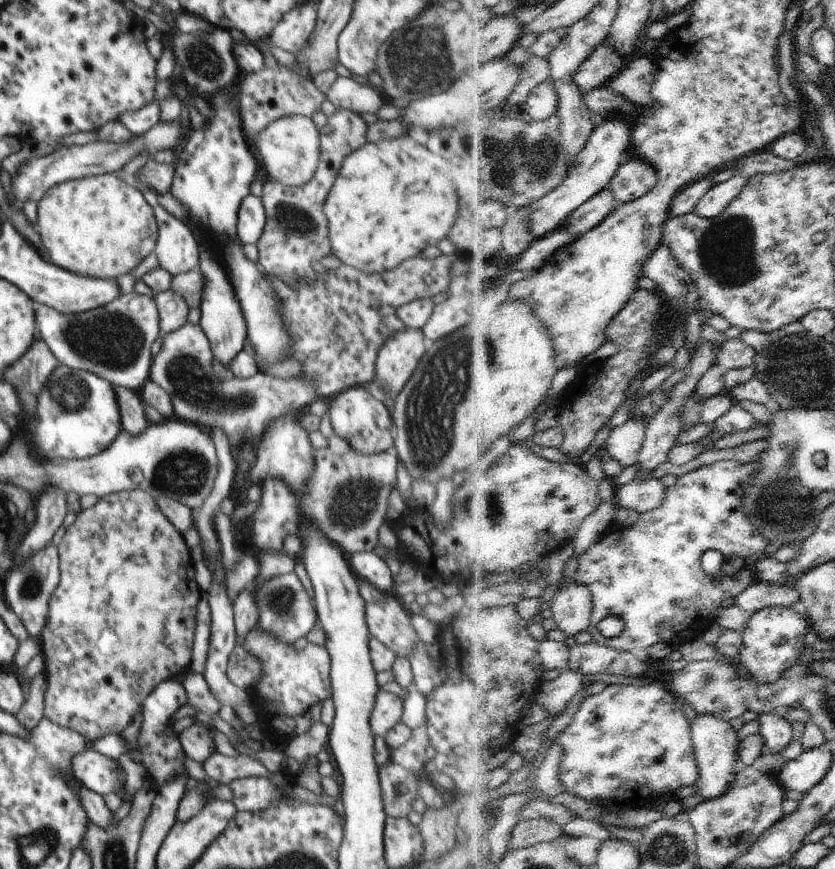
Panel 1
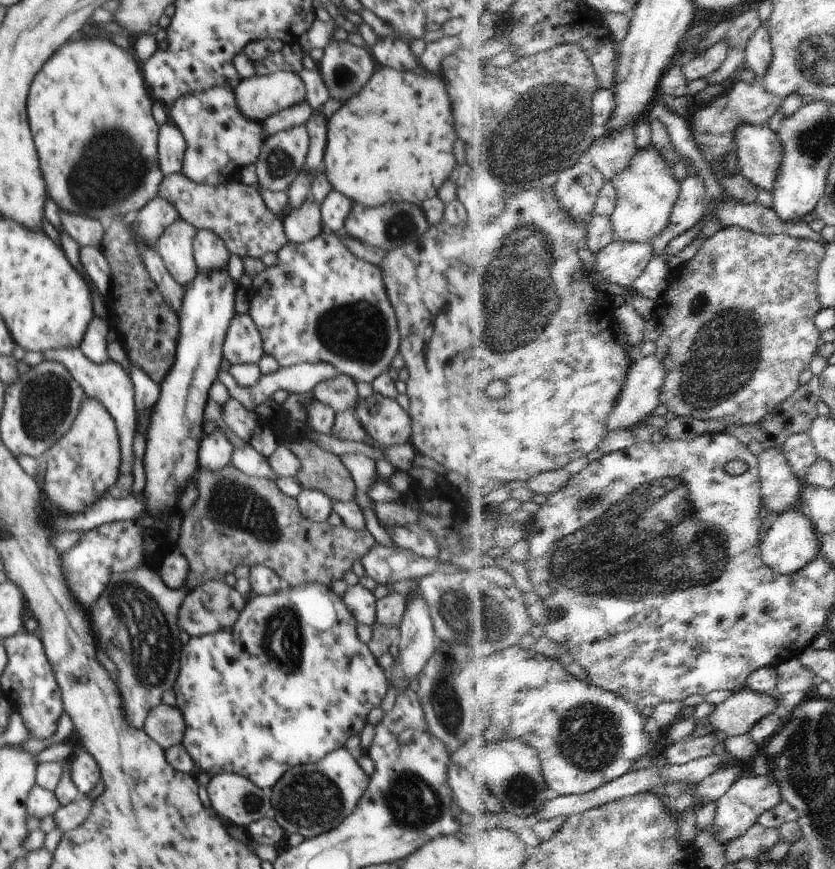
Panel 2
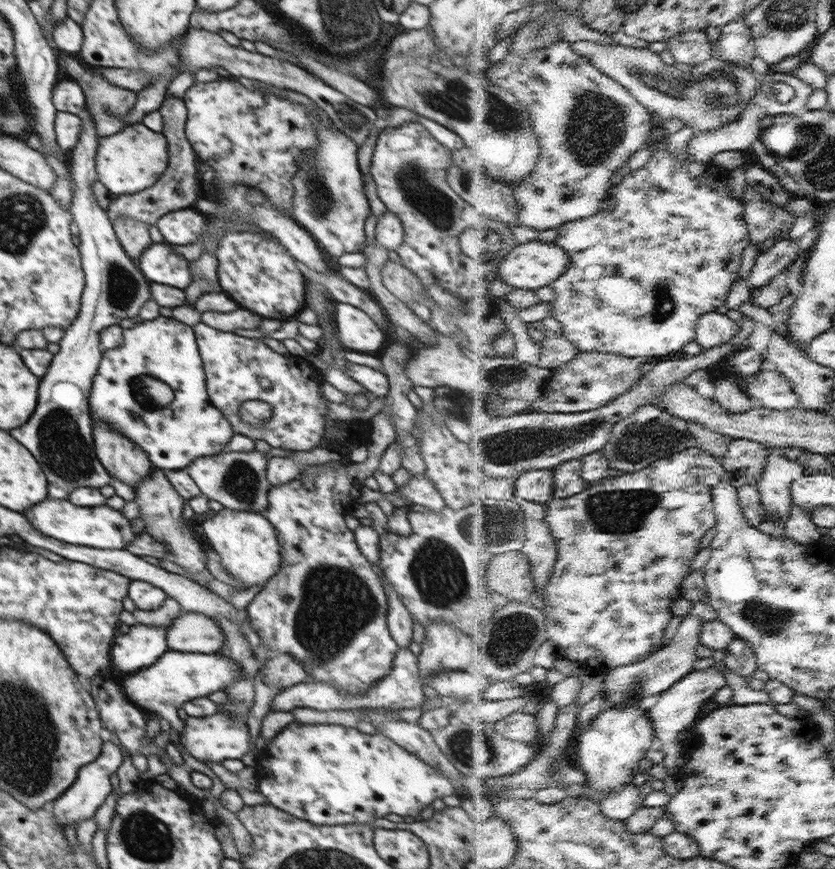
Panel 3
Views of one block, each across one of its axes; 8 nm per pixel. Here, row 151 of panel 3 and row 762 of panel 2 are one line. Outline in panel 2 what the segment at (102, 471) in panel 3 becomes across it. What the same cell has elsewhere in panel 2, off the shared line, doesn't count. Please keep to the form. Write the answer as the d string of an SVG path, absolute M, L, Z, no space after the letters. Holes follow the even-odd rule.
M87 751L76 753L69 768L72 781L81 795L88 795L101 782L100 768Z

